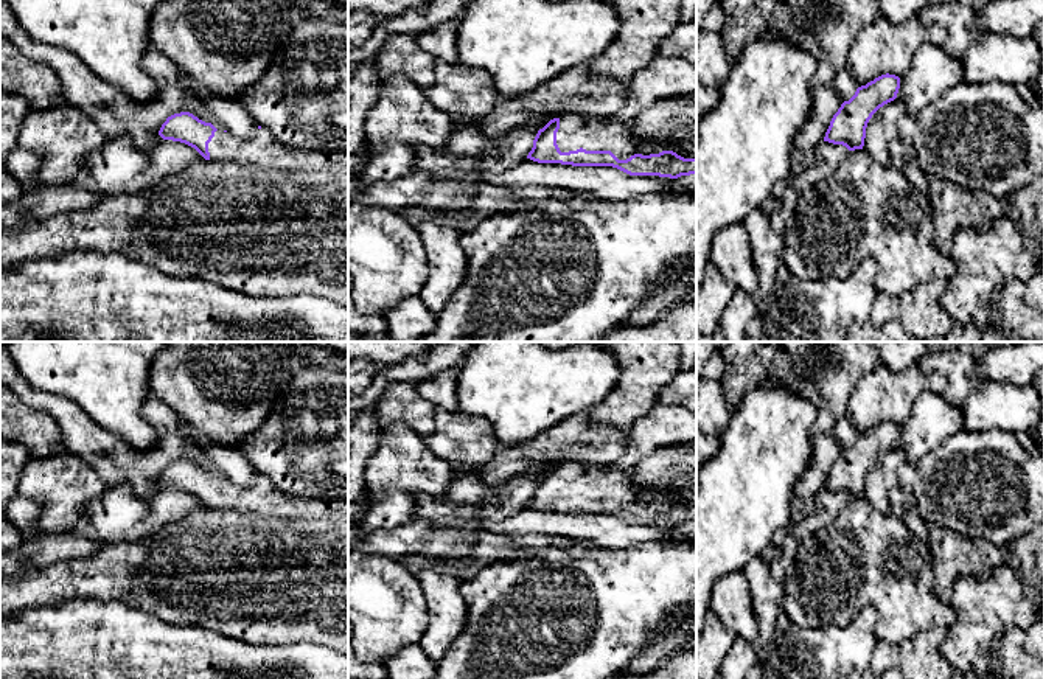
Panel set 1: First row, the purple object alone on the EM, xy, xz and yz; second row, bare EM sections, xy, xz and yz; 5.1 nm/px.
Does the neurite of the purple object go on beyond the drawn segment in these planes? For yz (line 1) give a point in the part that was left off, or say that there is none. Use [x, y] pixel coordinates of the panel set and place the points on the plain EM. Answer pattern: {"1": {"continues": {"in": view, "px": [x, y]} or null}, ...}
{"1": {"continues": null}}

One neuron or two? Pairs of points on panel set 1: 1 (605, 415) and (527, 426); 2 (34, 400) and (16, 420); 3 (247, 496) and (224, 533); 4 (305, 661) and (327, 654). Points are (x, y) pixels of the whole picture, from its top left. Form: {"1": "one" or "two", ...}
{"1": "two", "2": "two", "3": "two", "4": "one"}

